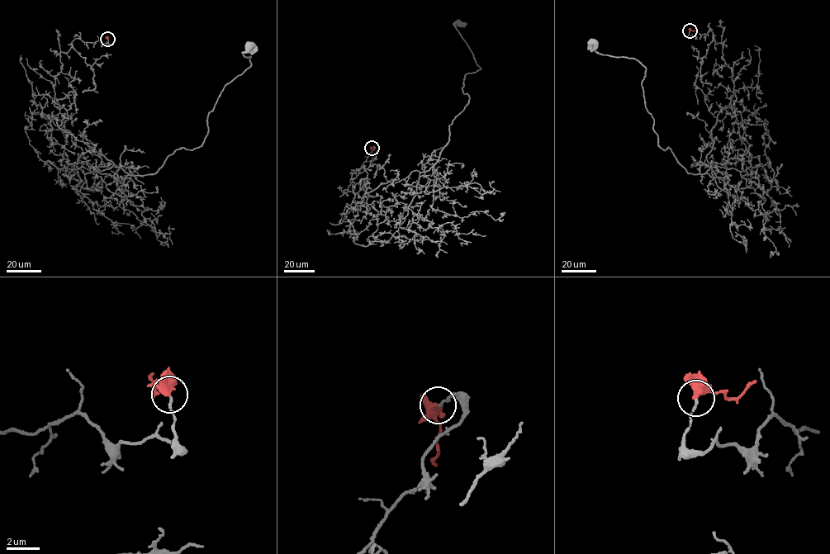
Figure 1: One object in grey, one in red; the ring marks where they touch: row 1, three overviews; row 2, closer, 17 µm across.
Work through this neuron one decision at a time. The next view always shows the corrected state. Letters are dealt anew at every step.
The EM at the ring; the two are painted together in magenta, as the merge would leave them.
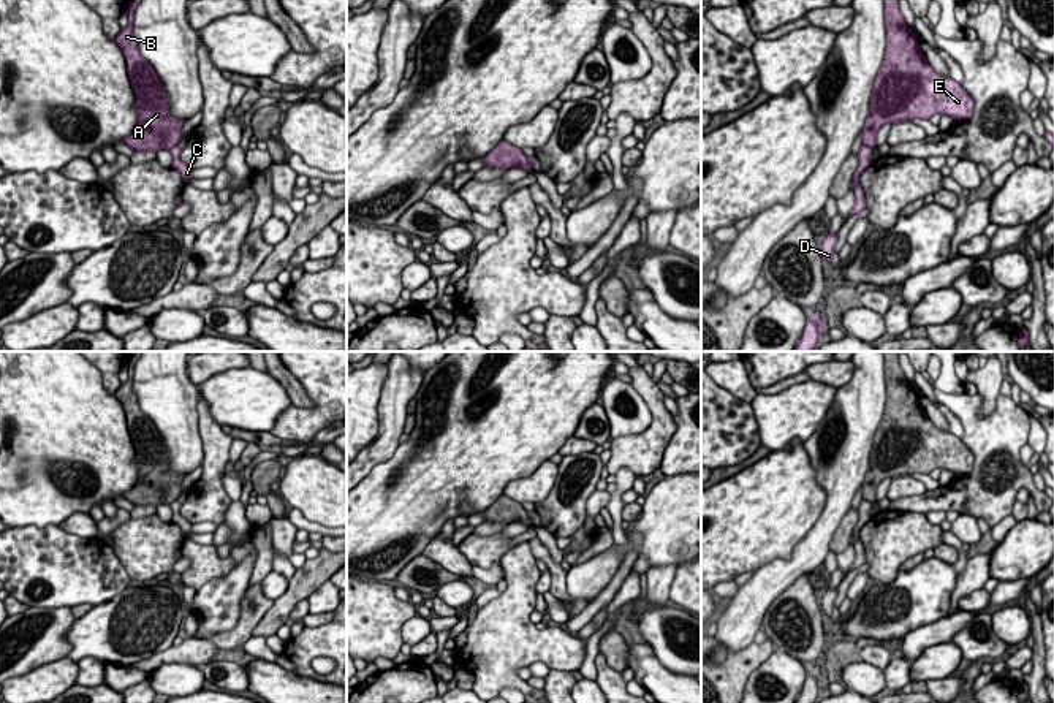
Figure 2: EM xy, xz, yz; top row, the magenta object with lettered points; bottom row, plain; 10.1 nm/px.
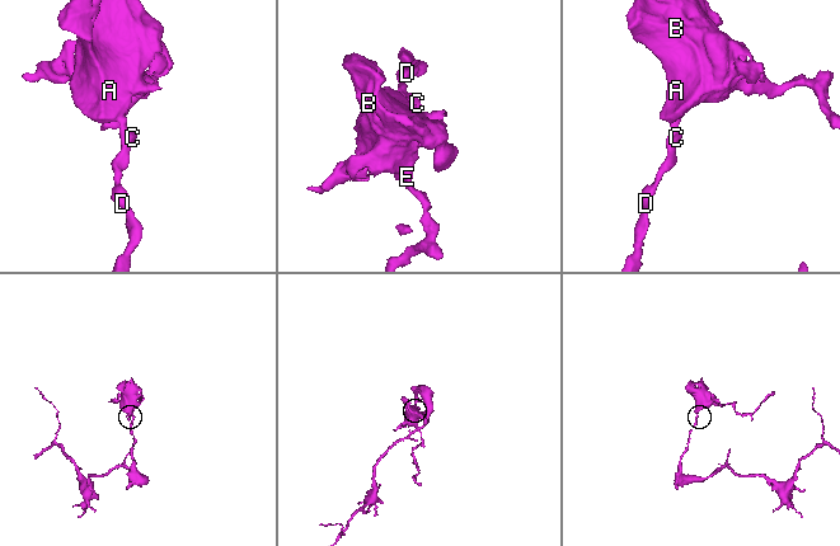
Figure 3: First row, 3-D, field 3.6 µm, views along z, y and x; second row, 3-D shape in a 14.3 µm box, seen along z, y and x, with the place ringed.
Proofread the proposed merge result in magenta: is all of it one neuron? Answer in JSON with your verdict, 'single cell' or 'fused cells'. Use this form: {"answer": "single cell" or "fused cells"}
{"answer": "fused cells"}

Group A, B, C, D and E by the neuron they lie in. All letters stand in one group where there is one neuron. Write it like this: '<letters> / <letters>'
A B E / C D

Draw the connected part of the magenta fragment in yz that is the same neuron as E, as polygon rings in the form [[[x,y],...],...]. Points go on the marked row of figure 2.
[[[885,0],[886,51],[885,60],[875,76],[869,116],[861,131],[863,146],[875,147],[877,131],[885,124],[924,119],[934,114],[946,114],[956,119],[970,119],[973,114],[973,98],[951,78],[938,74],[916,41],[913,30],[905,24],[899,11],[897,0]]]

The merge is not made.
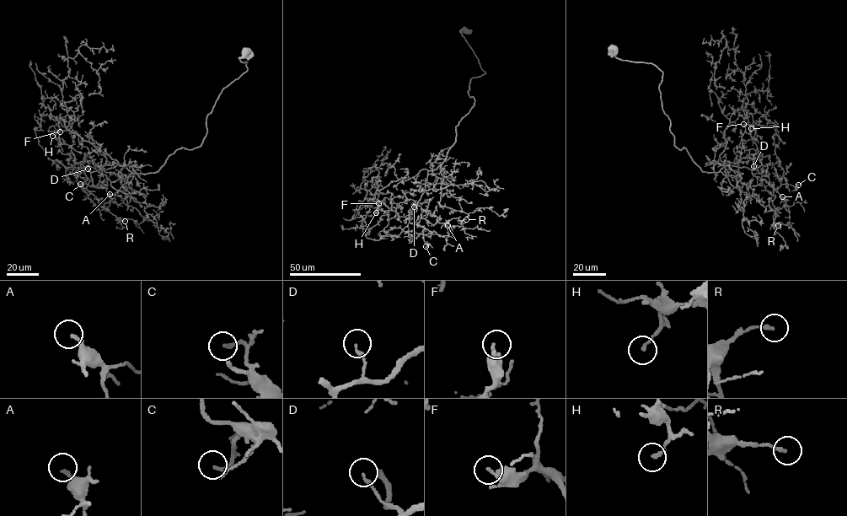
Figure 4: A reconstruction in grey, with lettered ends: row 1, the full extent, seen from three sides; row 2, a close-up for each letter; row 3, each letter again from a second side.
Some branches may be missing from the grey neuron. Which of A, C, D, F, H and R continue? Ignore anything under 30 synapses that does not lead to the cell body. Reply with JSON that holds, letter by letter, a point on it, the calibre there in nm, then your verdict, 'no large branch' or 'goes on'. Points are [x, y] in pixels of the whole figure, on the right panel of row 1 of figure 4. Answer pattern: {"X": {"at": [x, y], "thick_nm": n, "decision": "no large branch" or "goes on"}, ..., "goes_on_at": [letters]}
{"A": {"at": [782, 196], "thick_nm": 220, "decision": "no large branch"}, "C": {"at": [798, 185], "thick_nm": 180, "decision": "no large branch"}, "D": {"at": [753, 166], "thick_nm": 180, "decision": "no large branch"}, "F": {"at": [743, 124], "thick_nm": 190, "decision": "no large branch"}, "H": {"at": [751, 128], "thick_nm": 160, "decision": "no large branch"}, "R": {"at": [778, 225], "thick_nm": 160, "decision": "no large branch"}, "goes_on_at": []}

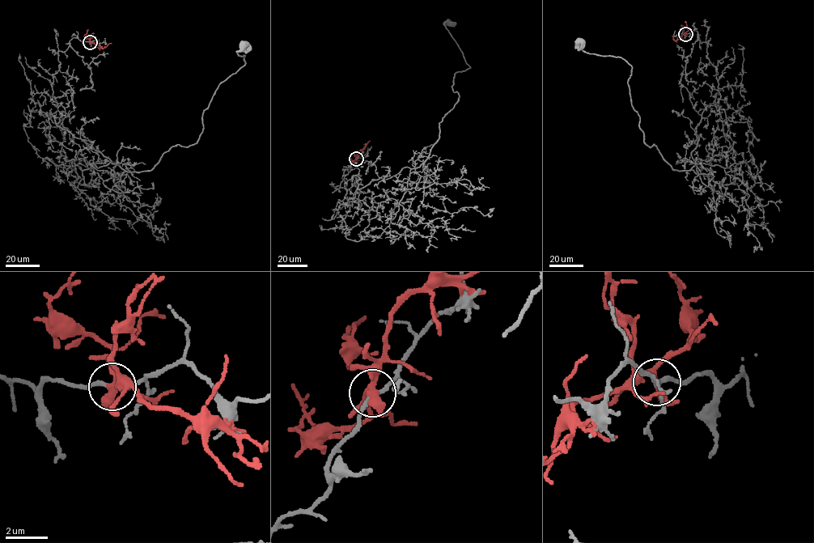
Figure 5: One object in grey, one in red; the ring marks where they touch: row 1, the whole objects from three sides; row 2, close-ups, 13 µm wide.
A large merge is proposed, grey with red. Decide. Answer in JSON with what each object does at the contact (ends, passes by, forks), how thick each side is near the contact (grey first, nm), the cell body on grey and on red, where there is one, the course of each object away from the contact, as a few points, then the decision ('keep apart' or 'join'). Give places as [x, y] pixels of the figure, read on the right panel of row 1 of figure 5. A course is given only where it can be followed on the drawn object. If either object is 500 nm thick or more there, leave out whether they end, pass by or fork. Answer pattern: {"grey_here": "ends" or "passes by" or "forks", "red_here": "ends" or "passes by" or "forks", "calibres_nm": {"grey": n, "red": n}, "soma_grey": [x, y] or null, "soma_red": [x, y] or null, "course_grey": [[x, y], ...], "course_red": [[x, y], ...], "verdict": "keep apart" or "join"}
{"grey_here": "passes by", "red_here": "forks", "calibres_nm": {"grey": 170, "red": 240}, "soma_grey": [578, 42], "soma_red": null, "course_grey": [[685, 34], [707, 44], [720, 96], [684, 171], [644, 142], [629, 64], [579, 42]], "course_red": [[685, 34], [675, 40], [671, 36]], "verdict": "keep apart"}

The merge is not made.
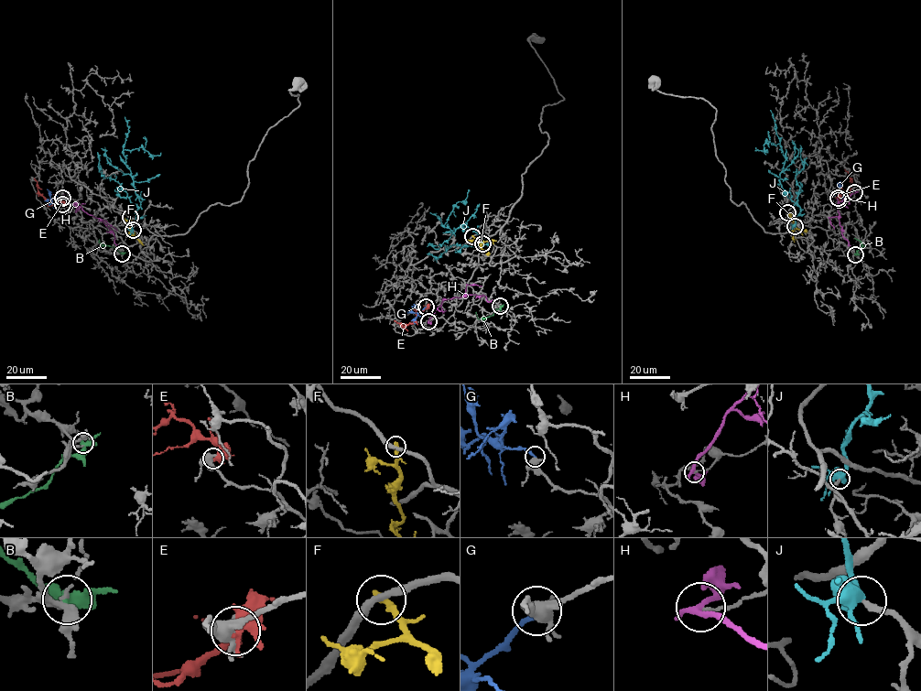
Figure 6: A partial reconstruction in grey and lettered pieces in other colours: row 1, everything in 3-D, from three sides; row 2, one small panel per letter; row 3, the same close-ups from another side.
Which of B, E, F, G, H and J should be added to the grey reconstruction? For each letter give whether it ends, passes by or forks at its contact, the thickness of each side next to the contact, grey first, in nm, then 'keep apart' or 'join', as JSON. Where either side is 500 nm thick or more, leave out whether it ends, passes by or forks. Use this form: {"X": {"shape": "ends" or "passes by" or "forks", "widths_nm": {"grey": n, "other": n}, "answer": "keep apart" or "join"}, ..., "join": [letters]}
{"B": {"shape": "passes by", "widths_nm": {"grey": 140, "other": 360}, "answer": "keep apart"}, "E": {"shape": "passes by", "widths_nm": {"grey": 420, "other": 360}, "answer": "keep apart"}, "F": {"shape": "ends", "widths_nm": {"grey": 300, "other": 320}, "answer": "keep apart"}, "G": {"shape": "ends", "widths_nm": {"grey": 360, "other": 170}, "answer": "join"}, "H": {"shape": "passes by", "widths_nm": {"grey": 110, "other": 240}, "answer": "keep apart"}, "J": {"shape": "forks", "widths_nm": {"grey": 220, "other": 420}, "answer": "join"}, "join": ["G", "J"]}

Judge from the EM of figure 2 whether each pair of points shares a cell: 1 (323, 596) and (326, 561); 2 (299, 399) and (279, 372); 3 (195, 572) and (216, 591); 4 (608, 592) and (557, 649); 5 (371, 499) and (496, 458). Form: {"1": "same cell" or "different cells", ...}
{"1": "different cells", "2": "same cell", "3": "different cells", "4": "different cells", "5": "same cell"}

